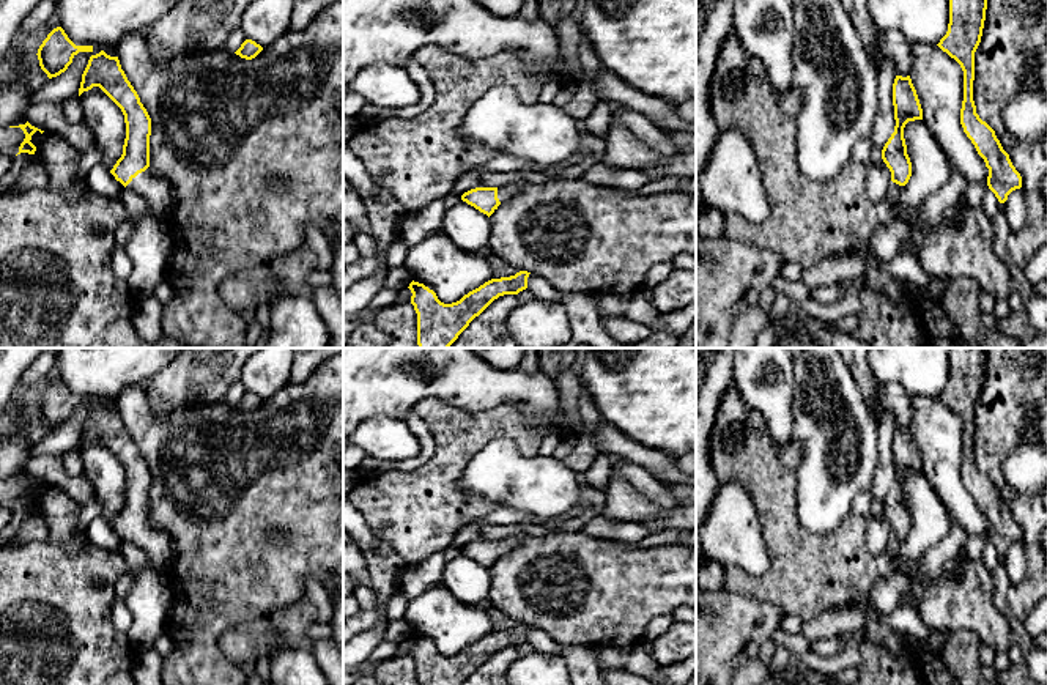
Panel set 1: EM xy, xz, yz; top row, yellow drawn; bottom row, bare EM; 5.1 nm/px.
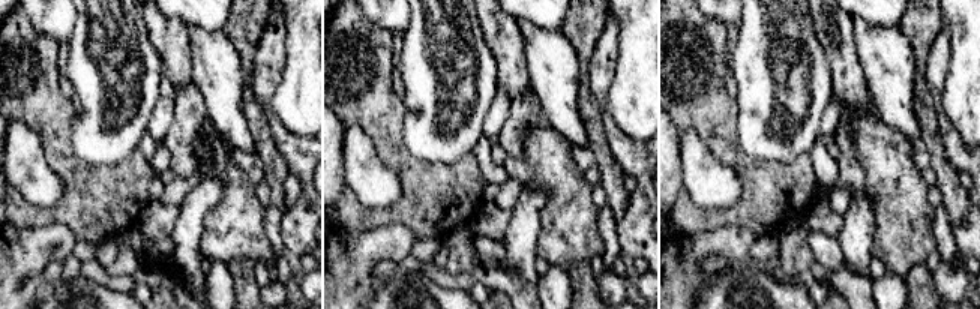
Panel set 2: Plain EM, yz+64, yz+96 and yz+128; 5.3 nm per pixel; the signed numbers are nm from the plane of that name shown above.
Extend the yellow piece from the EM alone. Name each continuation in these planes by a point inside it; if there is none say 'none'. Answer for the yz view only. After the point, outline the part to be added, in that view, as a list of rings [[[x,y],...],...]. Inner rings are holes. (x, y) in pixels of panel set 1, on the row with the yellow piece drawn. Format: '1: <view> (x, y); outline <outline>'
none

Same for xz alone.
1: xz (507, 191); outline [[[510,183],[498,187],[498,198],[501,203],[510,200],[523,189],[523,183]]]

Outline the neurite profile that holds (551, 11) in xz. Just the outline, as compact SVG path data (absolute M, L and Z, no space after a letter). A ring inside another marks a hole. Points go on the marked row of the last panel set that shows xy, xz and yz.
M538 0L540 19L556 25L560 19L575 16L575 0Z

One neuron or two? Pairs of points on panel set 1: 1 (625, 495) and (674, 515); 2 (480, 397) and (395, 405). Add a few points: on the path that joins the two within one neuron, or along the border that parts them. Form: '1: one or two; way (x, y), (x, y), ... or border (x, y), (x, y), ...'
1: one; way (638, 507), (651, 515), (662, 515)
2: one; way (460, 388), (416, 388)

